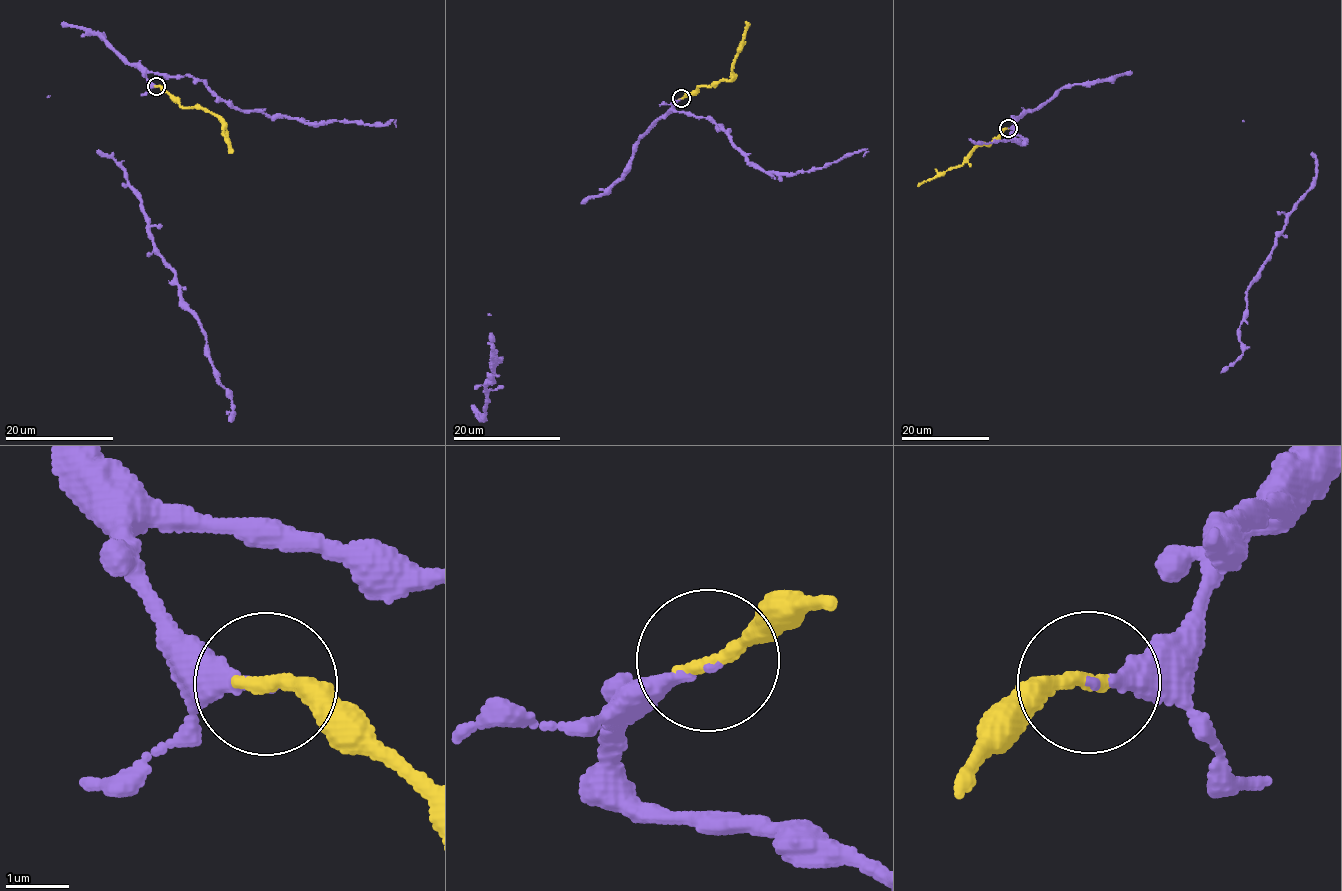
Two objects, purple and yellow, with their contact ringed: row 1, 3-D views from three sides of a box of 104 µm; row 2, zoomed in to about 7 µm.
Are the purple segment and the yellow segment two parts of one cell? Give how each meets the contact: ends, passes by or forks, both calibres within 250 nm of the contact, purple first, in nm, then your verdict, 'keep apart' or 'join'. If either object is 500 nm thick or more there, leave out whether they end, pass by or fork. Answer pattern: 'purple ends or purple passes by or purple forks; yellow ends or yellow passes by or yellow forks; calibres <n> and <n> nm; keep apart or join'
purple ends; yellow ends; calibres 180 and 240 nm; join

